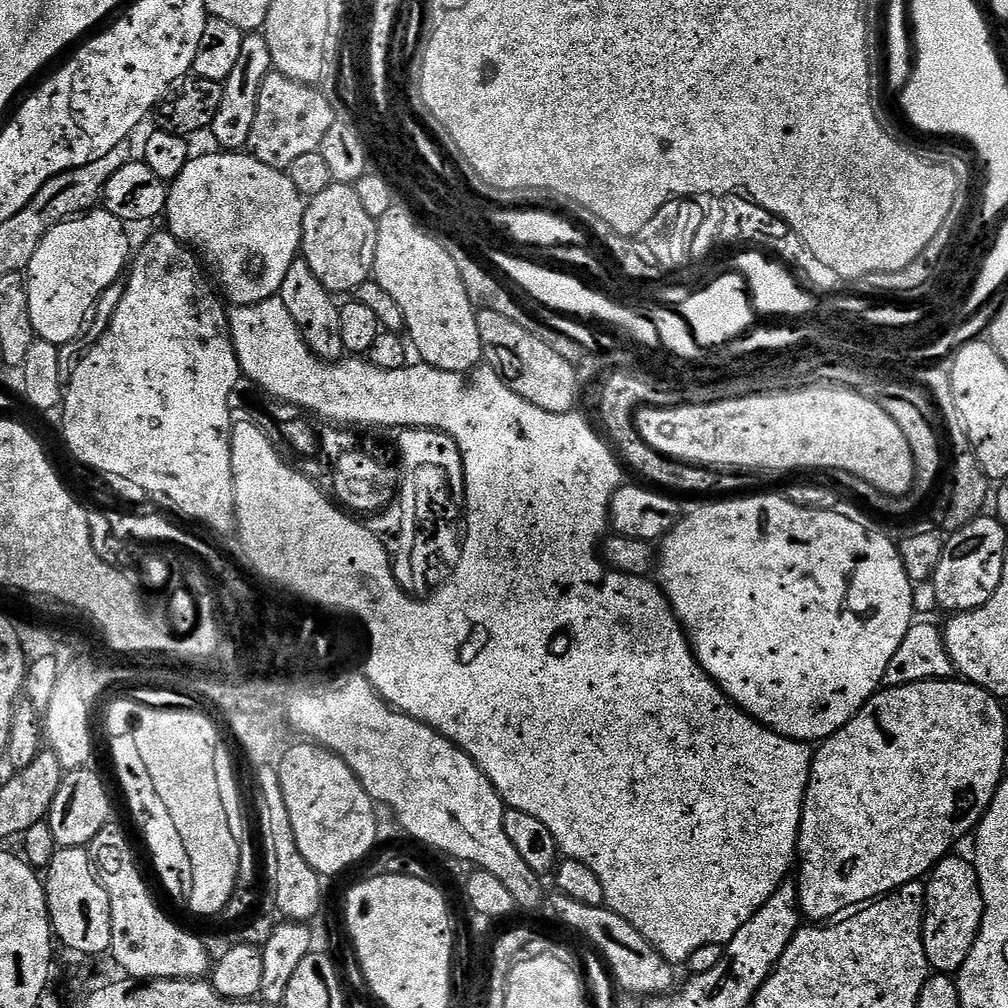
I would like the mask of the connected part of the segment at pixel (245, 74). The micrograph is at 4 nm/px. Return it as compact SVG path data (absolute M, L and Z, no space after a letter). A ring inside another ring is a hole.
M245 35L242 51L238 54L238 62L234 70L230 70L230 74L222 82L224 86L222 106L218 106L218 114L214 114L214 122L210 129L210 135L220 143L217 145L221 149L247 149L250 130L254 130L254 118L258 114L258 90L271 71L273 67L270 46L266 46L264 35Z

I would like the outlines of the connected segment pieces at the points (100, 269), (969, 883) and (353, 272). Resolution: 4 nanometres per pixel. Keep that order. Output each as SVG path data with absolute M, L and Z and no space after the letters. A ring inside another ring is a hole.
M89 210L73 219L64 220L61 224L55 224L48 233L42 238L42 242L38 246L38 250L34 250L34 258L30 258L26 269L26 279L28 281L28 305L30 306L30 322L34 326L37 337L39 339L50 342L54 345L69 344L75 340L76 335L85 327L86 321L89 319L90 313L96 306L96 299L100 297L115 280L121 279L125 275L126 269L130 264L130 252L128 256L128 232L125 221L114 218L114 214L103 210Z
M949 854L932 869L926 880L924 898L924 949L928 967L936 974L956 974L966 962L980 933L984 917L982 890L976 865Z
M332 183L322 194L307 201L302 222L302 259L310 262L318 282L334 294L355 293L362 282L373 279L372 267L378 250L377 217L366 214L355 187Z

